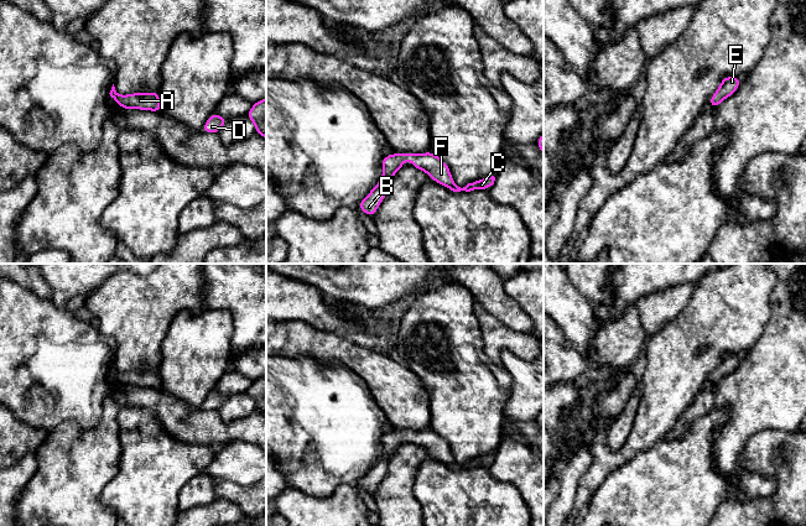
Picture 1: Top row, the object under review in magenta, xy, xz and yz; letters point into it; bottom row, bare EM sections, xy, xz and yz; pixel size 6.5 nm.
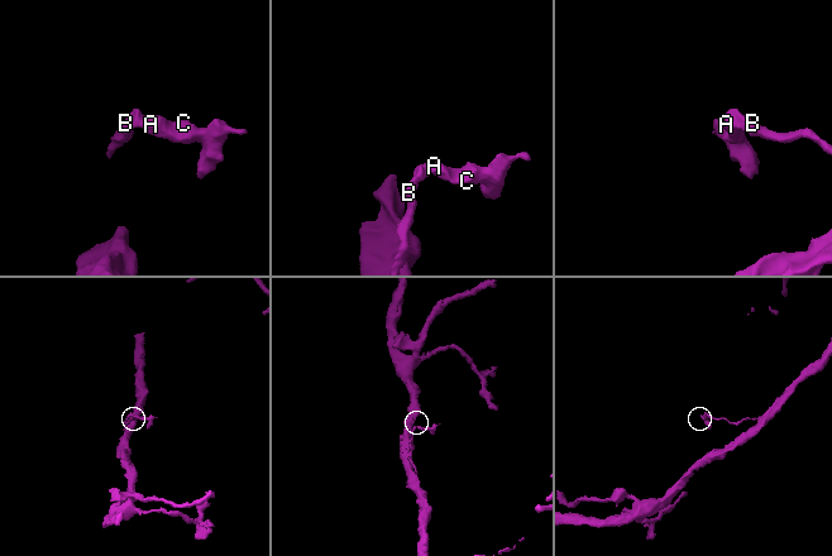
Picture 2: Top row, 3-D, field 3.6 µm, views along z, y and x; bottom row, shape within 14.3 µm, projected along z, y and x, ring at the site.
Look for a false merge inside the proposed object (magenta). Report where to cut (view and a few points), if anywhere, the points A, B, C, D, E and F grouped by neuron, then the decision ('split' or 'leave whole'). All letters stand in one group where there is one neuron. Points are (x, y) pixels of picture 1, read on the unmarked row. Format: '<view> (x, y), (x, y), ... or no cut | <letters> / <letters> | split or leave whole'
no cut | A B C D E F | leave whole

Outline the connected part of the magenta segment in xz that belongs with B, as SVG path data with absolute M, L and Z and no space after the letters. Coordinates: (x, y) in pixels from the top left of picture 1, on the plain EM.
M432 428L425 431L391 431L383 434L383 453L379 457L378 462L370 467L365 476L360 478L358 485L369 494L374 494L376 486L384 478L388 472L389 459L396 452L396 449L404 444L404 438L411 438L412 444L421 447L427 451L436 460L447 464L453 469L470 469L478 467L489 467L495 458L495 454L487 454L477 457L472 460L468 460L466 464L458 464L451 452L448 442L441 437Z

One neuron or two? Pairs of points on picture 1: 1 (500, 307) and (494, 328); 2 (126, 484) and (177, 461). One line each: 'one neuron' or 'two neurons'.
1: two neurons
2: one neuron

